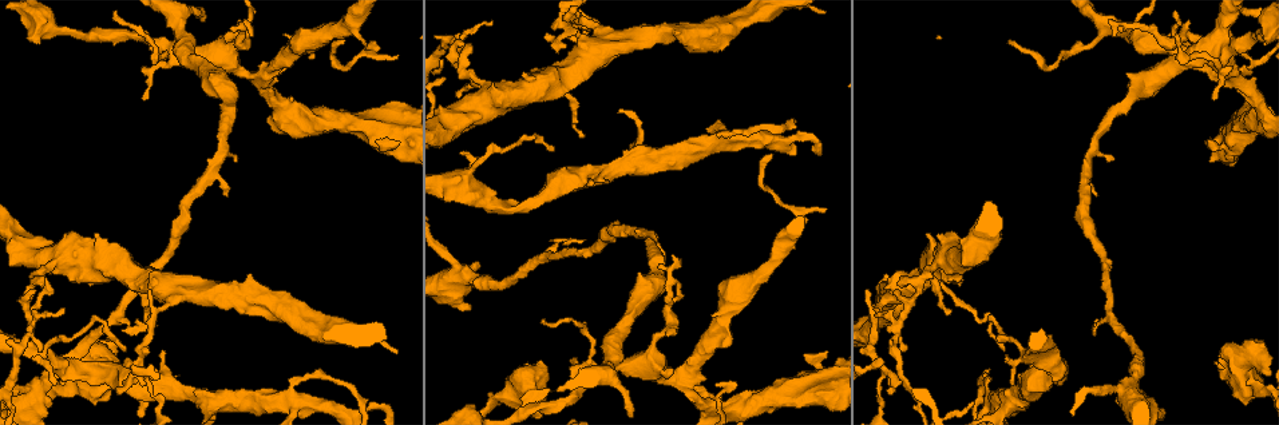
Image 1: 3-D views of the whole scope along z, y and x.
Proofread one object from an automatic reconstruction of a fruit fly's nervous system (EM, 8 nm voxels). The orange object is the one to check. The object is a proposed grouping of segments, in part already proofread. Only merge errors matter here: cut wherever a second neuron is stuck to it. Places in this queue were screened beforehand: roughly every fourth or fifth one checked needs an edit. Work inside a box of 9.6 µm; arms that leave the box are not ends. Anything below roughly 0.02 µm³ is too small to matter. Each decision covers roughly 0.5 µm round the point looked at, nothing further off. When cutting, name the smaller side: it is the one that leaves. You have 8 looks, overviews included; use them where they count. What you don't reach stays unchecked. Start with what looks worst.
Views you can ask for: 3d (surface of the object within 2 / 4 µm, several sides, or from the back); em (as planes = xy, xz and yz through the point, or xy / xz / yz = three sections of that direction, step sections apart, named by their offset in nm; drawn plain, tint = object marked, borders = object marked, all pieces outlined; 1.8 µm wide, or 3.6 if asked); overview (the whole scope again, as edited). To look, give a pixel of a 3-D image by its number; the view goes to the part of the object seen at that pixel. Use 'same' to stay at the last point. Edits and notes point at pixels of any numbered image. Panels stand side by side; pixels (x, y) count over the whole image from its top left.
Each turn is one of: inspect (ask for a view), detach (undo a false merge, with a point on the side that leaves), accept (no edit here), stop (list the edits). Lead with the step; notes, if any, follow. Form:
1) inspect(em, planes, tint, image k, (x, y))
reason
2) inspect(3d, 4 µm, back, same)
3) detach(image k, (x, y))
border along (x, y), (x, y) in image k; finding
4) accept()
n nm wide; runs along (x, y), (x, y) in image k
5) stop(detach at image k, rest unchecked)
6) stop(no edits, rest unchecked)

inspect(em, planes, tint, image 1, (1239, 81))
four-way junction

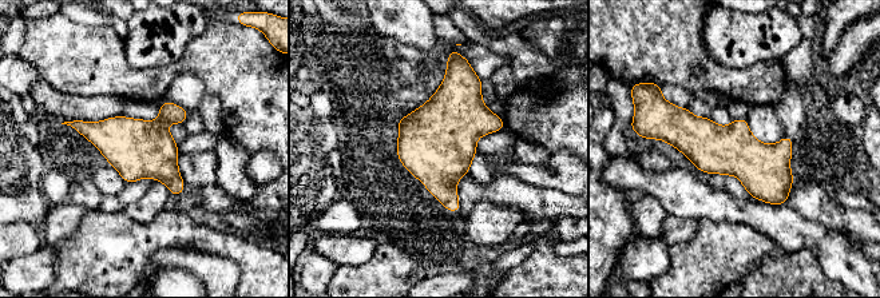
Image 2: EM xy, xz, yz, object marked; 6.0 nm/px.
accept()
300 nm wide; runs along (660, 134), (732, 150), (783, 201) in image 2; one neuron here

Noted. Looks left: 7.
inspect(em, planes, tint, image 1, (611, 353))

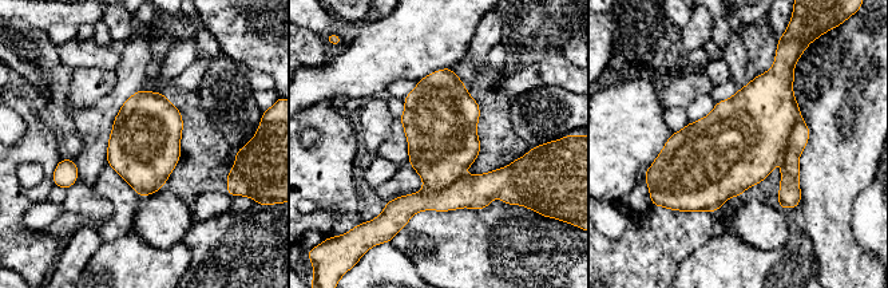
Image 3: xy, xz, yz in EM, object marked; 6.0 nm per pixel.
detach(image 3, (440, 148))
border along (463, 176), (439, 190), (424, 189) in image 3; two neurons meet here

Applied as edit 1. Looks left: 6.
inspect(overview)
see it whole again

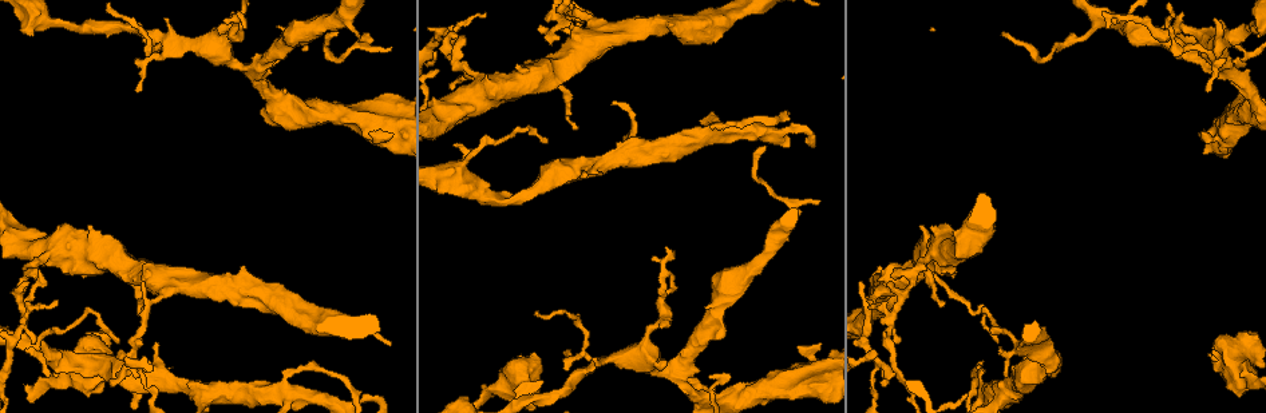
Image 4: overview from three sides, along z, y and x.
inspect(3d, 4 µm, image 4, (132, 349))
sharp bend

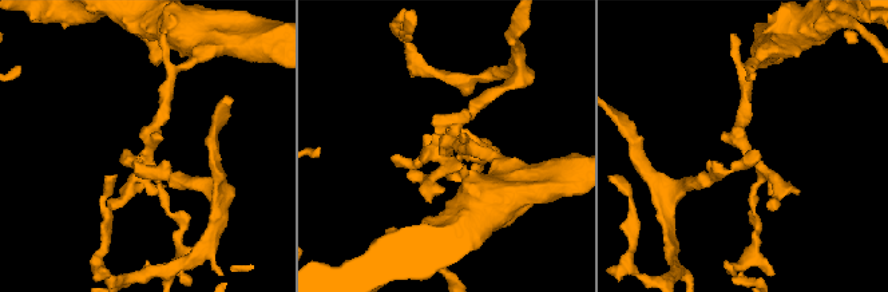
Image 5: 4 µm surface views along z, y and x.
inspect(em, xz, step 16, tint, image 5, (147, 146))

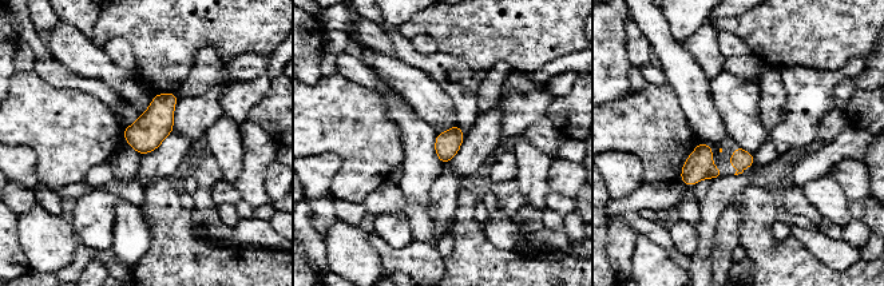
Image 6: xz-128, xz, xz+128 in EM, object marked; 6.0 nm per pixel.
inspect(em, planes, borders, same)
another direction

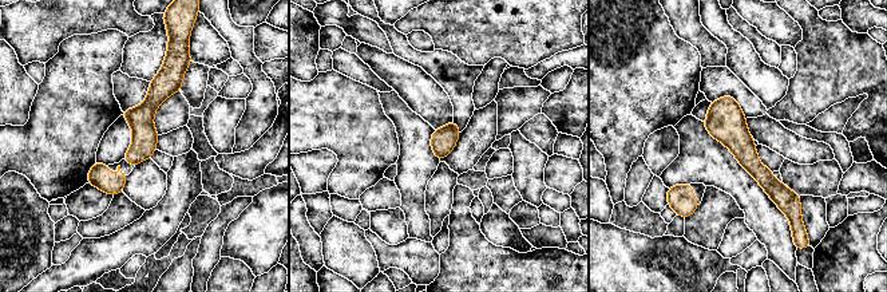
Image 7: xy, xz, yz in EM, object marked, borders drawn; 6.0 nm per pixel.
accept()
one neuron here

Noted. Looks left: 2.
inspect(3d, 2 µm, image 4, (581, 169))
thick turns thin

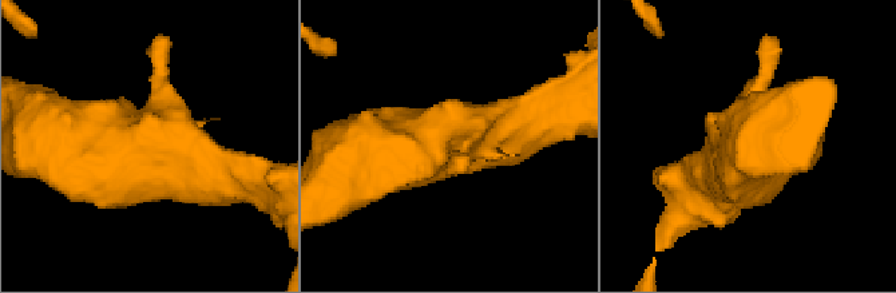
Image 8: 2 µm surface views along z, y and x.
inspect(em, 3.6 µm, xz, step 4, tint, image 8, (454, 137))

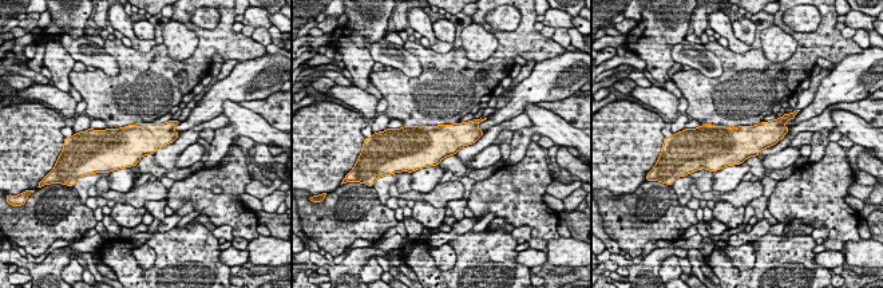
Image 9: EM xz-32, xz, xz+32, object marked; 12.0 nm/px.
accept()
continuous, no second neuron

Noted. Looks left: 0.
stop(detach at image 3, rest unchecked)

